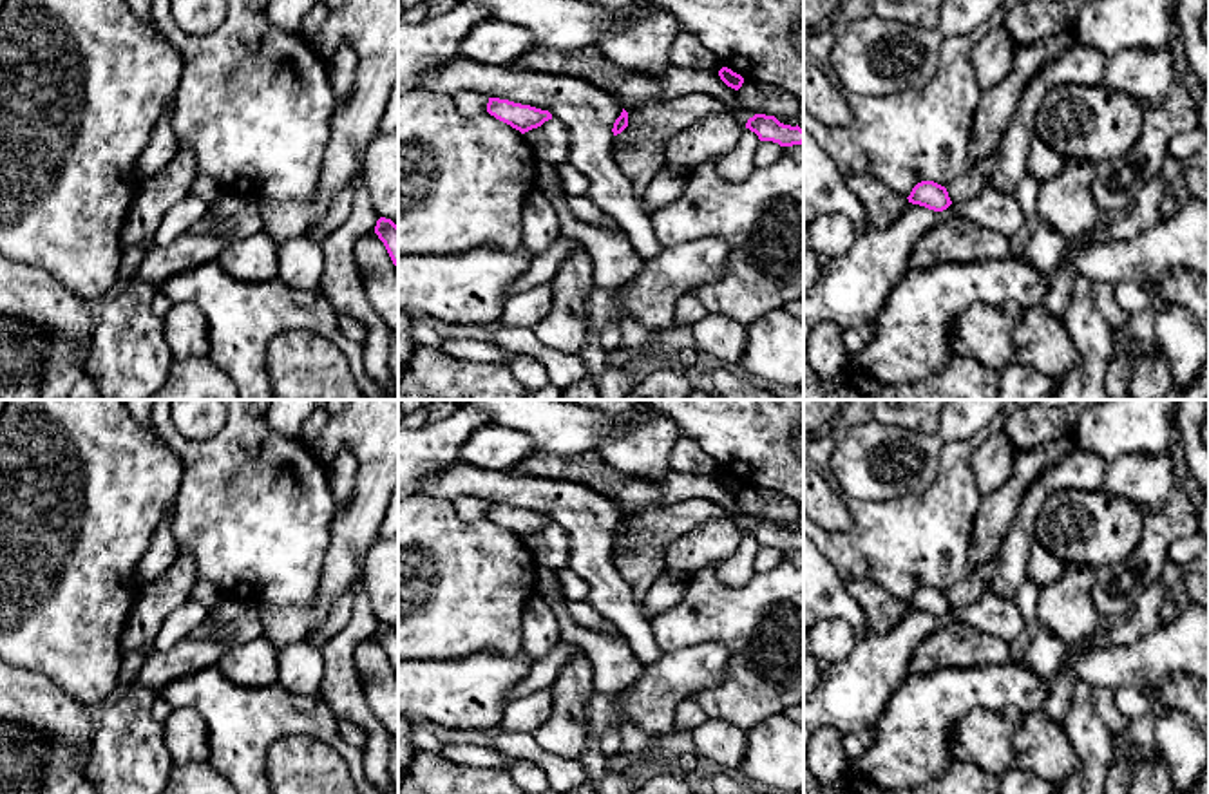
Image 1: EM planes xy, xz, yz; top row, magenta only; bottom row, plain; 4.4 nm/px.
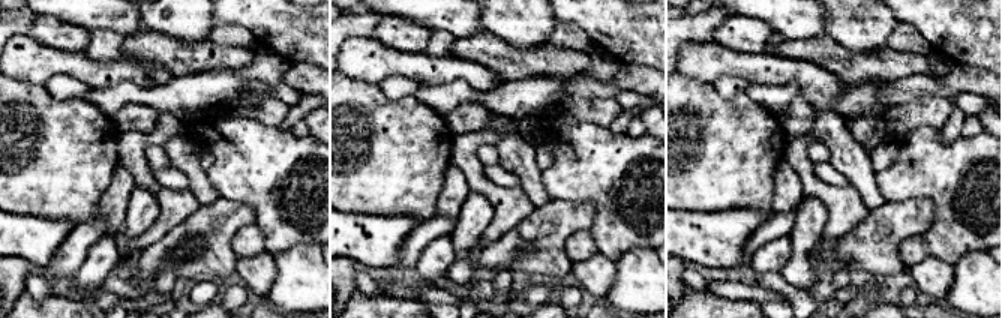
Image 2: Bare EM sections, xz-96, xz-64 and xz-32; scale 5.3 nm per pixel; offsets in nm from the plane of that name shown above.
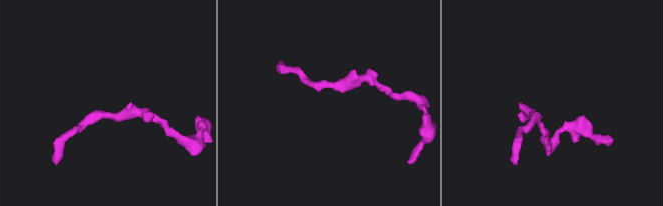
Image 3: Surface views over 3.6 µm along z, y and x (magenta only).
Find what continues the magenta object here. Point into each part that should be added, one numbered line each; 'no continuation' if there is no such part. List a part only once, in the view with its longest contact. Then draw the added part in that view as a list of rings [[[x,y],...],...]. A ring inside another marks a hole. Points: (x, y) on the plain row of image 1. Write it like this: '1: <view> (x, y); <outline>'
no continuation

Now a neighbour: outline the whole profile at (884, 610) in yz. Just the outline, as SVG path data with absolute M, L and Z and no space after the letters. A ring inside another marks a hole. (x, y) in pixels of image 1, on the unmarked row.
M872 581L847 582L847 590L867 615L869 638L890 631L909 610L907 602L901 602Z

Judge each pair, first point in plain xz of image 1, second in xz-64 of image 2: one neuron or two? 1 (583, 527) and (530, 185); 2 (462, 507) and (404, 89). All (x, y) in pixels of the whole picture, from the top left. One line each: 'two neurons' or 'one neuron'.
1: one neuron
2: one neuron

